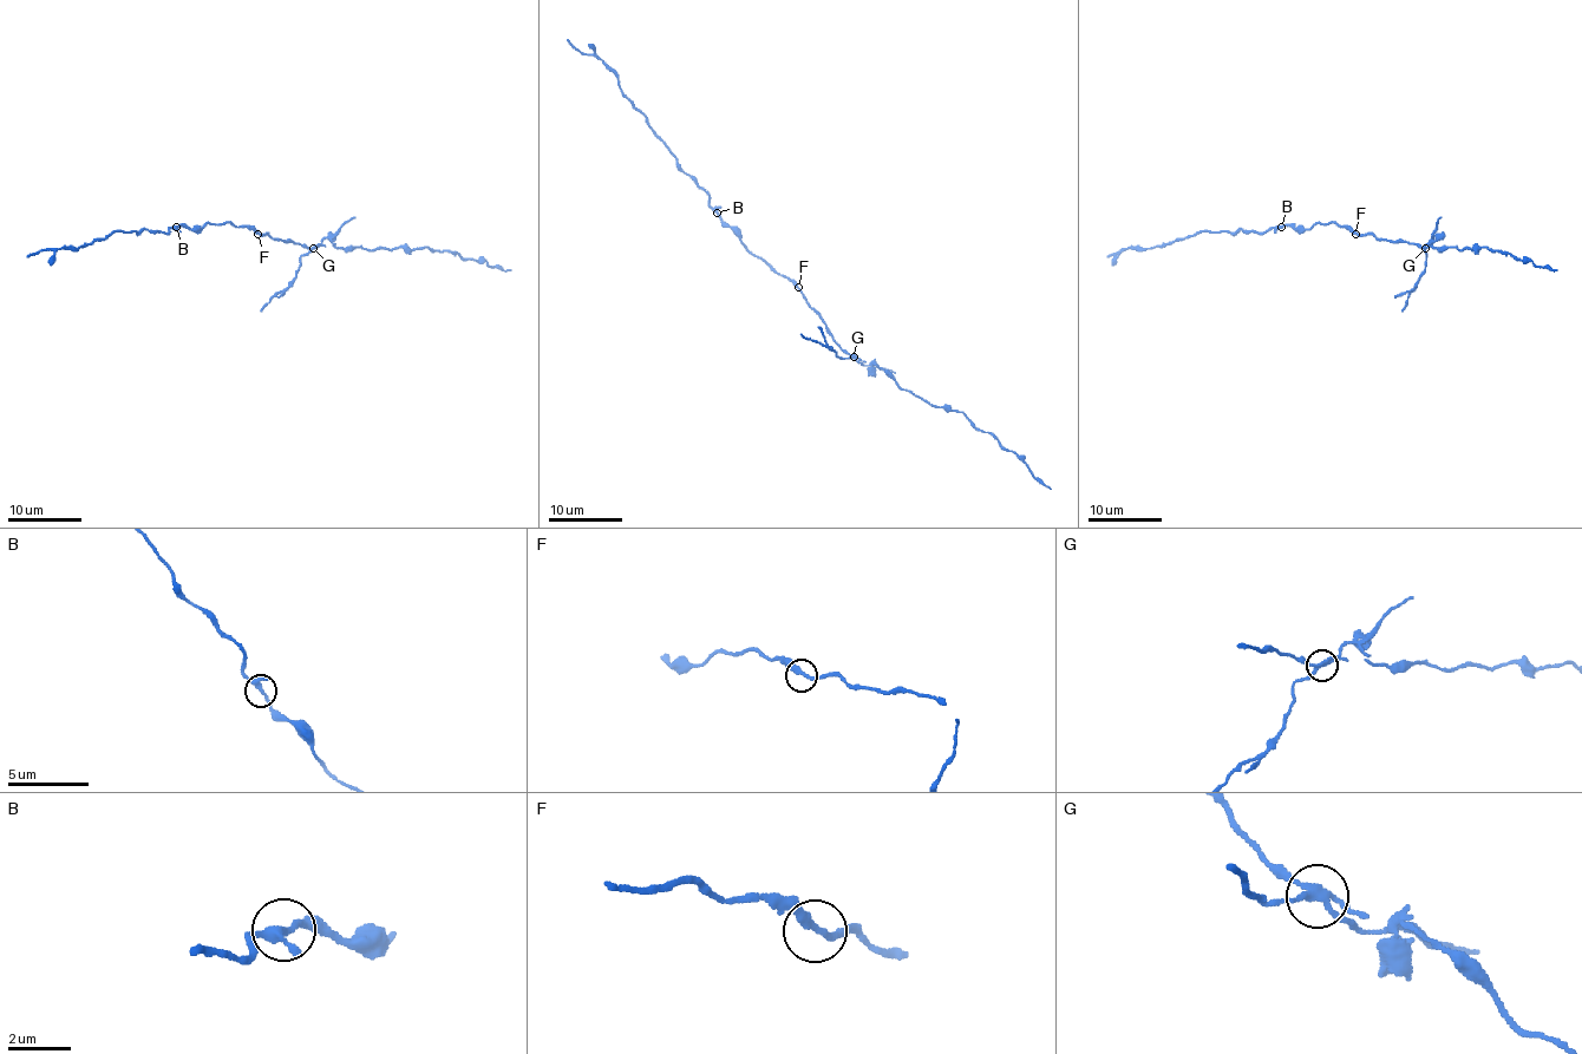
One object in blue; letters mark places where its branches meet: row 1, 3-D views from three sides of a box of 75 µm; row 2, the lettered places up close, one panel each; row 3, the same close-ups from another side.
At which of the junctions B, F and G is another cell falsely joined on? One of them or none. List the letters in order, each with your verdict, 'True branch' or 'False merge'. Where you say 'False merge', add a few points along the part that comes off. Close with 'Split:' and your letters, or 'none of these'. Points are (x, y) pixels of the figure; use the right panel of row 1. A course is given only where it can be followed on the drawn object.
B: True branch
F: True branch
G: False merge. Course of the part to remove: (1425, 249), (1425, 270), (1401, 312)
Split: G

